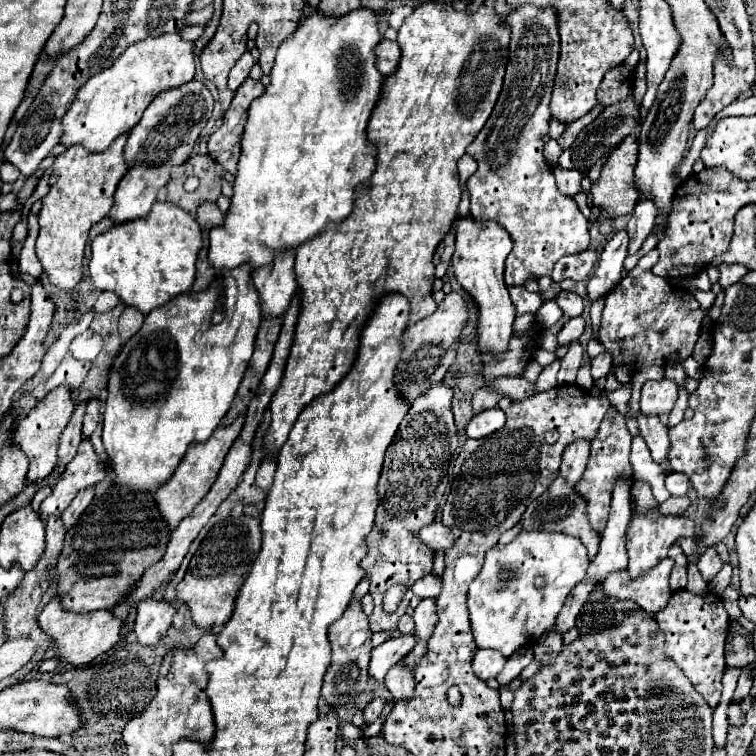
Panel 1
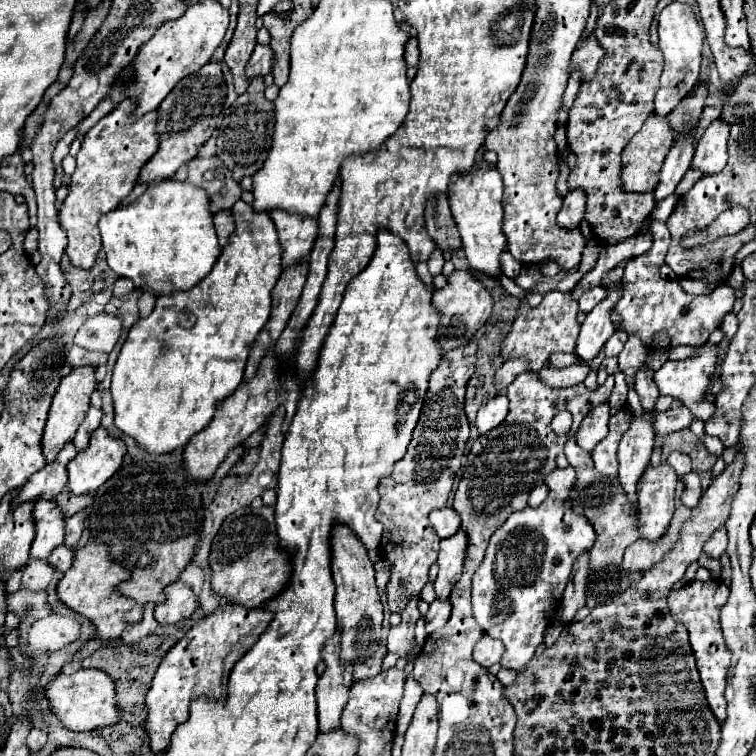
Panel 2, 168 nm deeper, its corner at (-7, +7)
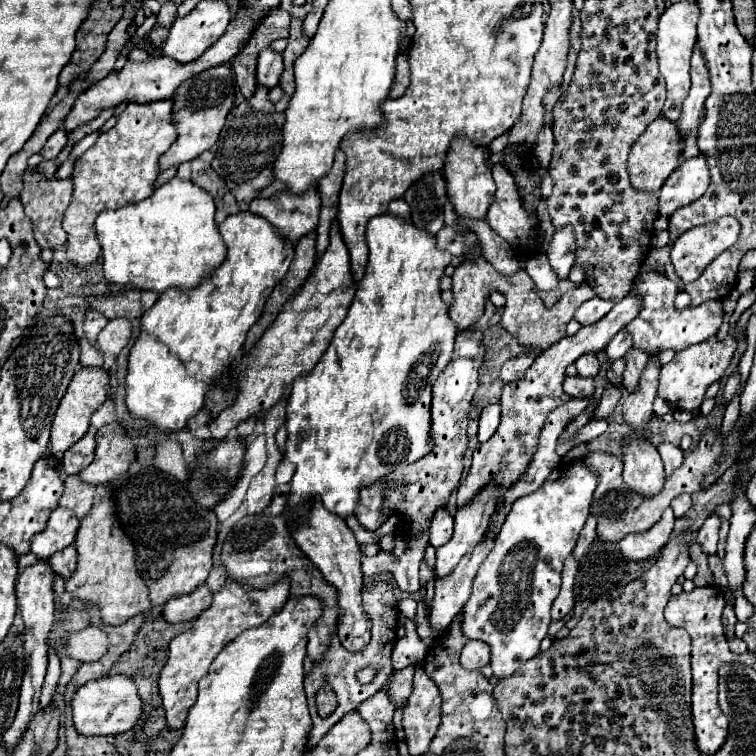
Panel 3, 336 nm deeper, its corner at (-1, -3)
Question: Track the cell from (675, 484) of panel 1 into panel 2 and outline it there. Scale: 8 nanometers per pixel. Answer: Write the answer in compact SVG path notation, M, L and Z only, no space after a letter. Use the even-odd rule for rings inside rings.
M672 452L672 454L668 456L668 464L676 470L678 476L684 476L684 474L692 472L692 462L690 462L690 456L688 456L688 454Z

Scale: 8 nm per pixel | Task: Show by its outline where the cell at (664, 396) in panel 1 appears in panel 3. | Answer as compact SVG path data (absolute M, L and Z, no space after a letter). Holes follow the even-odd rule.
M728 334L726 342L718 340L716 336L712 336L712 338L708 338L708 340L700 342L700 344L684 348L682 352L678 352L674 356L674 360L670 360L668 364L662 366L658 396L664 398L672 408L692 410L694 416L700 416L698 408L700 408L702 400L706 398L708 386L724 376L724 372L730 366L730 360L732 360L736 348L738 348L738 336L736 334Z

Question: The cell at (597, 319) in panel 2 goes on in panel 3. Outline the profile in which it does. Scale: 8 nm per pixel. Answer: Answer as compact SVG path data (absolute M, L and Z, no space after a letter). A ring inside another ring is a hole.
M586 354L586 356L582 356L582 358L576 362L576 368L578 368L578 374L580 374L580 376L590 376L590 378L594 378L594 376L598 374L598 370L600 370L600 362L598 362L596 354Z

